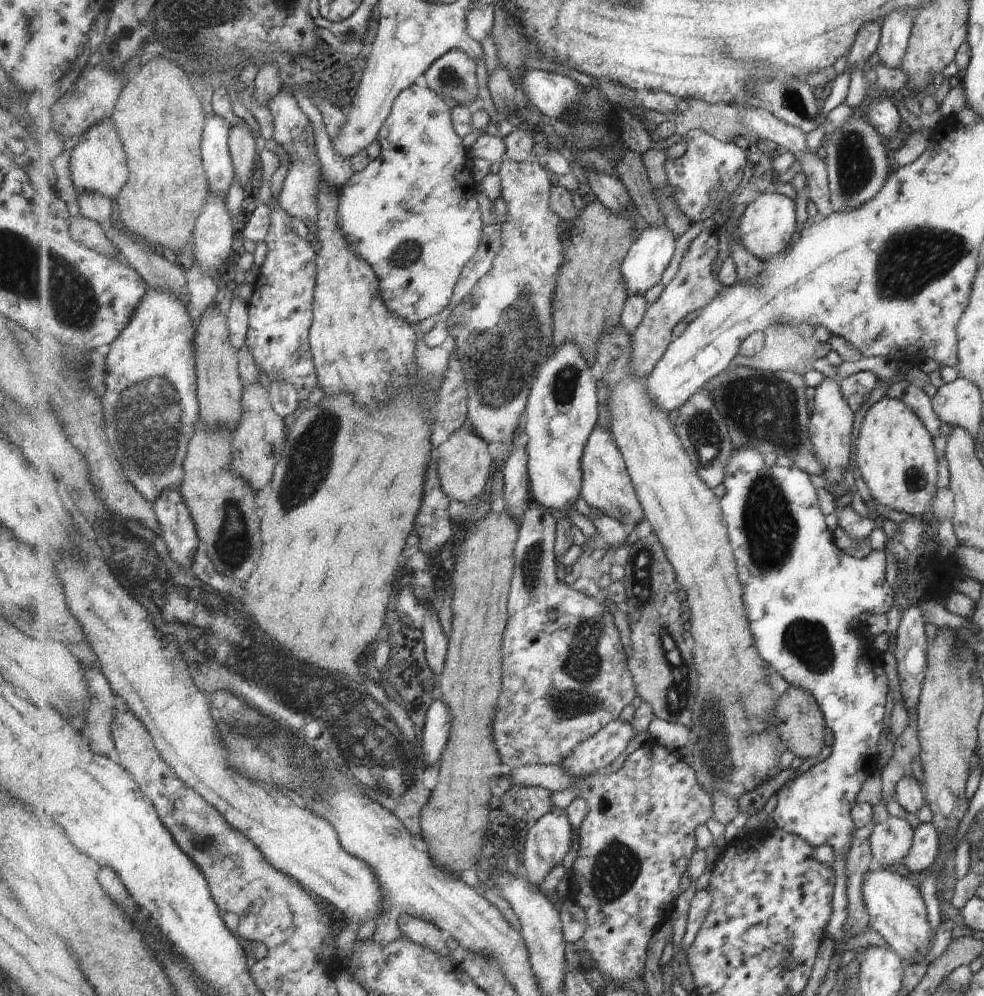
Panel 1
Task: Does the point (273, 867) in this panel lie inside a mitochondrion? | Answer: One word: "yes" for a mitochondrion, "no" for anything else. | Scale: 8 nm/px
no

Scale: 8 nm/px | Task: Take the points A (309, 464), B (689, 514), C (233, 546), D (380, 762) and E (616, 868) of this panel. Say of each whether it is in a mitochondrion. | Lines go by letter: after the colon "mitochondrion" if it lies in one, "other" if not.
A: mitochondrion
B: other
C: mitochondrion
D: mitochondrion
E: mitochondrion

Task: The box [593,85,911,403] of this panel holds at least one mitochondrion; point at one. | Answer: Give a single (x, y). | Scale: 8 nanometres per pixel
(854, 161)

